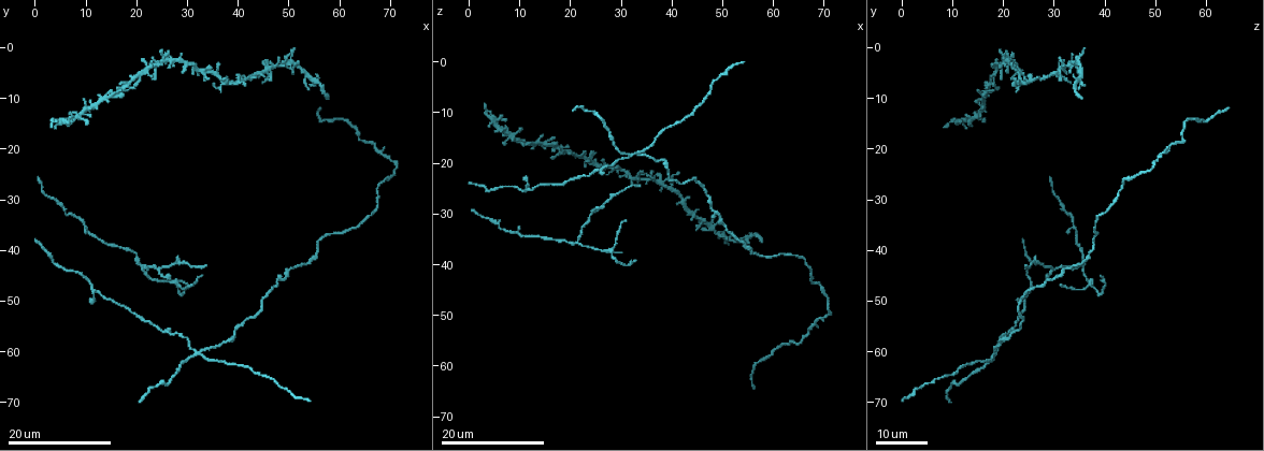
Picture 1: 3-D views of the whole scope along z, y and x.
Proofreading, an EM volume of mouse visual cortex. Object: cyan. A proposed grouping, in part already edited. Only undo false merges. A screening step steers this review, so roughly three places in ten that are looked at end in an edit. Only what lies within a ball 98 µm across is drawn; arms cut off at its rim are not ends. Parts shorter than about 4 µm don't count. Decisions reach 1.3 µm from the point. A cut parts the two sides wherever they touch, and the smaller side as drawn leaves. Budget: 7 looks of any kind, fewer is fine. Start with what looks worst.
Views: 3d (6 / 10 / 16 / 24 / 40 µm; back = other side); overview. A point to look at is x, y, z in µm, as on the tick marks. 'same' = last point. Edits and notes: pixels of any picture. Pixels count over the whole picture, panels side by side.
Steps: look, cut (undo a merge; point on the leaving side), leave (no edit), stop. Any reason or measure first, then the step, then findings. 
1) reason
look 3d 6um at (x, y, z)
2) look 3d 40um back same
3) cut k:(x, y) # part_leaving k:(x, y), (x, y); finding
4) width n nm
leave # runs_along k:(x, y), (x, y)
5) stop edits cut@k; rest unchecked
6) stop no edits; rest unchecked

four or more arms meet
look 3d 24um at (31.5, 60.5, 18.5)

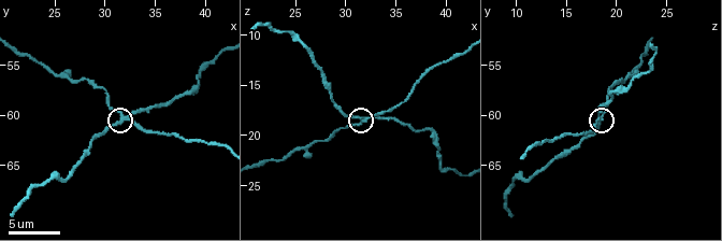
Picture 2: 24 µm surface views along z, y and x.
look 3d 10um at (31.6, 60.4, 18.4)

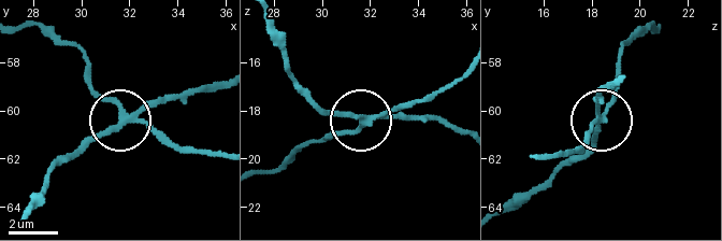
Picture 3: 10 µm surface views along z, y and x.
width 210 nm
cut 3:(159, 135) # part_leaving 3:(128, 117), (99, 93), (81, 50), (37, 27), (18, 25); two neurons meet here

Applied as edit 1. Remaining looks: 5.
thin arm on a thick one
look 3d 24um at (38.5, 7.0, 24.0)

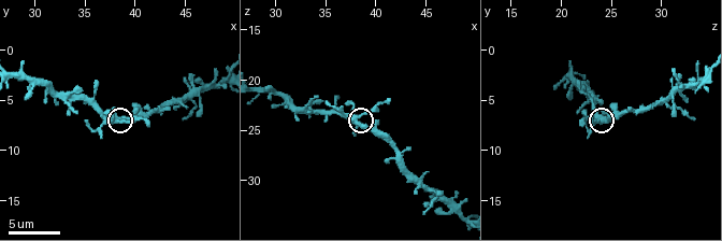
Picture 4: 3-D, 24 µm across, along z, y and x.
look 3d 10um at (38.2, 7.0, 23.6)

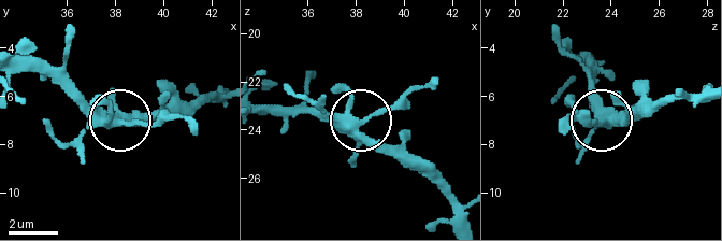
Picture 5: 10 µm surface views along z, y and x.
leave # runs_along 5:(462, 211), (439, 187), (396, 162), (363, 125), (406, 90); continuous, no second neuron

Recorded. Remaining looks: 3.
looks like a crossing
look 3d 16um at (45.6, 4.8, 31.2)

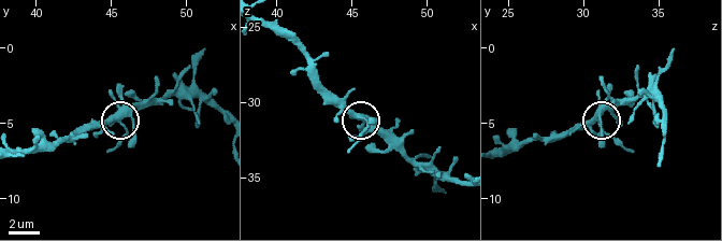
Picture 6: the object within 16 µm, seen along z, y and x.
leave # all the same neuron

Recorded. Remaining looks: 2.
stop edits cut@3; rest unchecked

